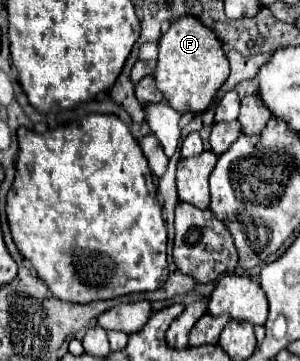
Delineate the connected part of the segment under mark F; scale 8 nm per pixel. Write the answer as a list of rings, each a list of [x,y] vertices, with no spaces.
[[[197,17],[177,19],[159,41],[159,59],[155,69],[155,81],[165,95],[169,107],[179,113],[203,113],[219,87],[229,77],[229,61],[221,49],[217,35],[205,27]]]

